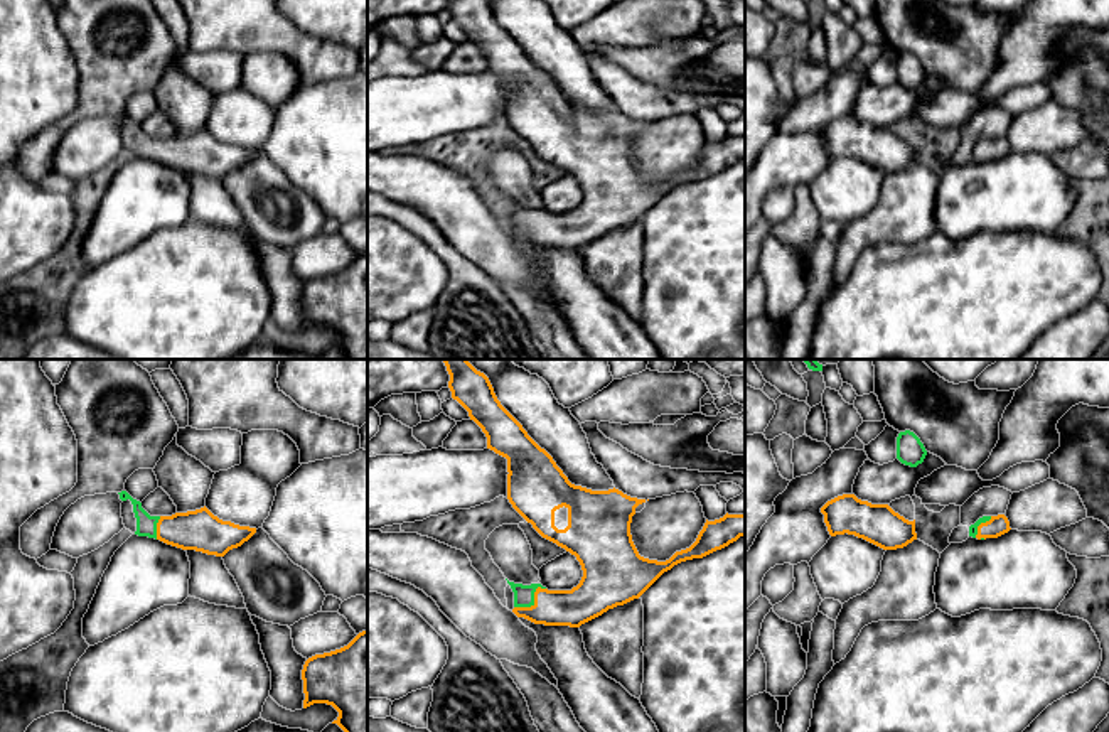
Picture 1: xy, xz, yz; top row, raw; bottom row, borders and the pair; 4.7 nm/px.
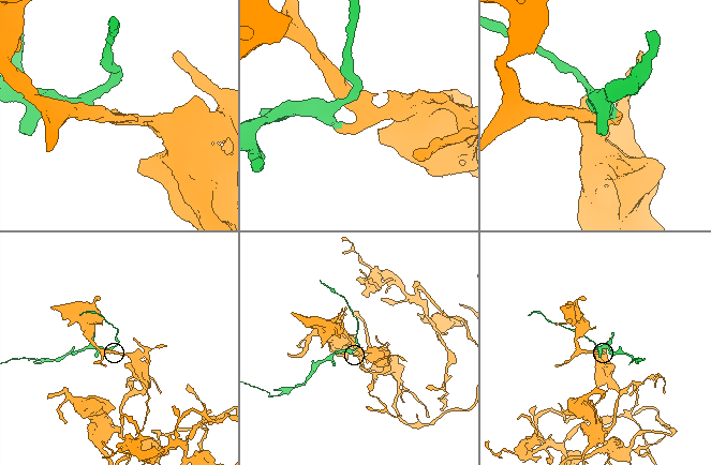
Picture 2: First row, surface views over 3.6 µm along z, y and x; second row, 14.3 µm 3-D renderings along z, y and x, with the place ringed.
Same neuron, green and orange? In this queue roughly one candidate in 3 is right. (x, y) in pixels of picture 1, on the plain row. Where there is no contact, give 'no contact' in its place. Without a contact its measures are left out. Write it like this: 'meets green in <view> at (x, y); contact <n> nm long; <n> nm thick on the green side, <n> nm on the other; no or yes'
meets green in xz at (533, 223); contact 180 nm long; 100 nm thick on the green side, 180 nm on the other; yes

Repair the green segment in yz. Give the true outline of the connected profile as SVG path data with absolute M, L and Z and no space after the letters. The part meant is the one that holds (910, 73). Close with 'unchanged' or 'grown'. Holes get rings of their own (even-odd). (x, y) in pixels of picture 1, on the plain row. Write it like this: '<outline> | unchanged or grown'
M900 54L897 59L897 81L910 89L917 89L924 84L927 73L920 61L910 54Z | unchanged

